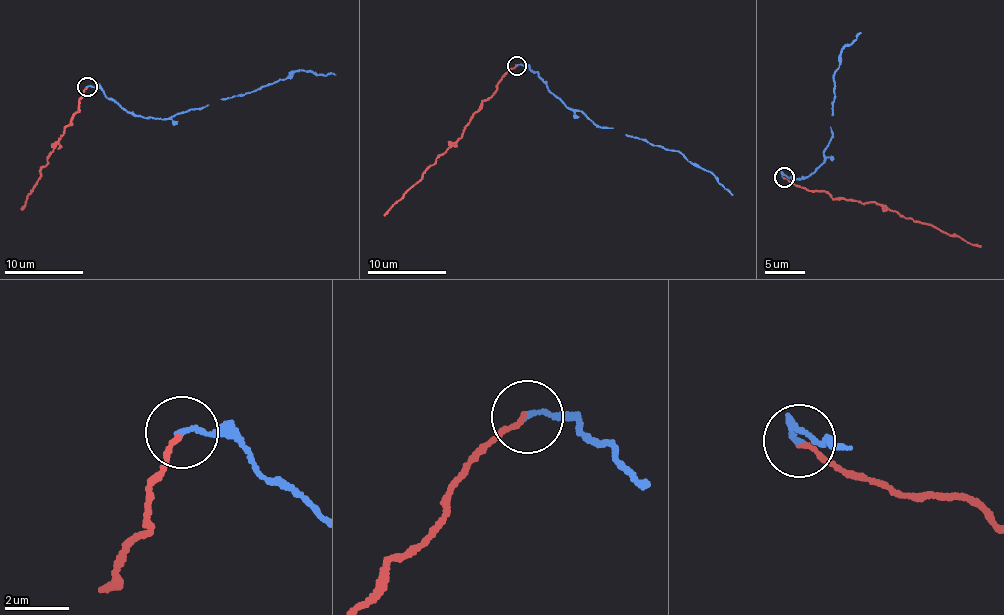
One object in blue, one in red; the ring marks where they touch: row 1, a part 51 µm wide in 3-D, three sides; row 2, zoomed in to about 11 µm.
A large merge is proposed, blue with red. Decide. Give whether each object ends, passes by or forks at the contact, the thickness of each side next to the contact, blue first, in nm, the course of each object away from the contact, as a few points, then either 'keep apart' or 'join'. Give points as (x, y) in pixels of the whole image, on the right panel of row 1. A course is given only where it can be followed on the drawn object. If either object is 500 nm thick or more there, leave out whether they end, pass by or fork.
blue ends; red ends; calibres 160 and 140 nm; course blue (784, 176), (794, 179), (811, 176), (821, 166), (832, 133), (833, 79), (841, 50), (860, 32); course red (784, 178), (833, 198), (886, 205), (906, 218), (933, 224), (981, 247); keep apart

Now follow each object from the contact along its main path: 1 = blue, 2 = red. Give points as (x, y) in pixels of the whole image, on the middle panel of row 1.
1: (517, 66), (526, 64), (564, 104), (582, 111), (603, 128), (613, 127), (677, 150), (733, 194)
2: (517, 65), (482, 102), (453, 146), (435, 159), (421, 181), (384, 215)

